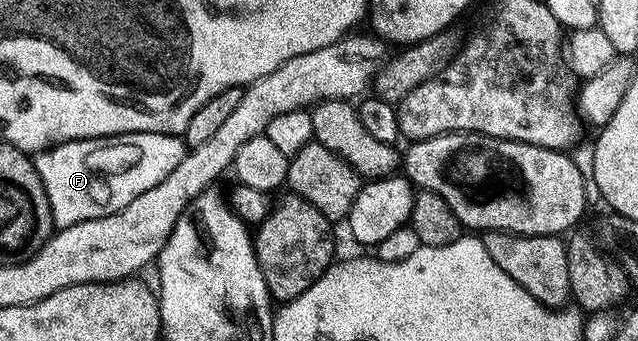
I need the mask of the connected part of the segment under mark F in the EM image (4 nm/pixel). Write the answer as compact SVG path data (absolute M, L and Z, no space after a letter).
M126 133L97 139L72 139L35 156L36 172L46 189L57 228L118 213L158 181L166 181L178 169L186 153L185 140L166 133Z

